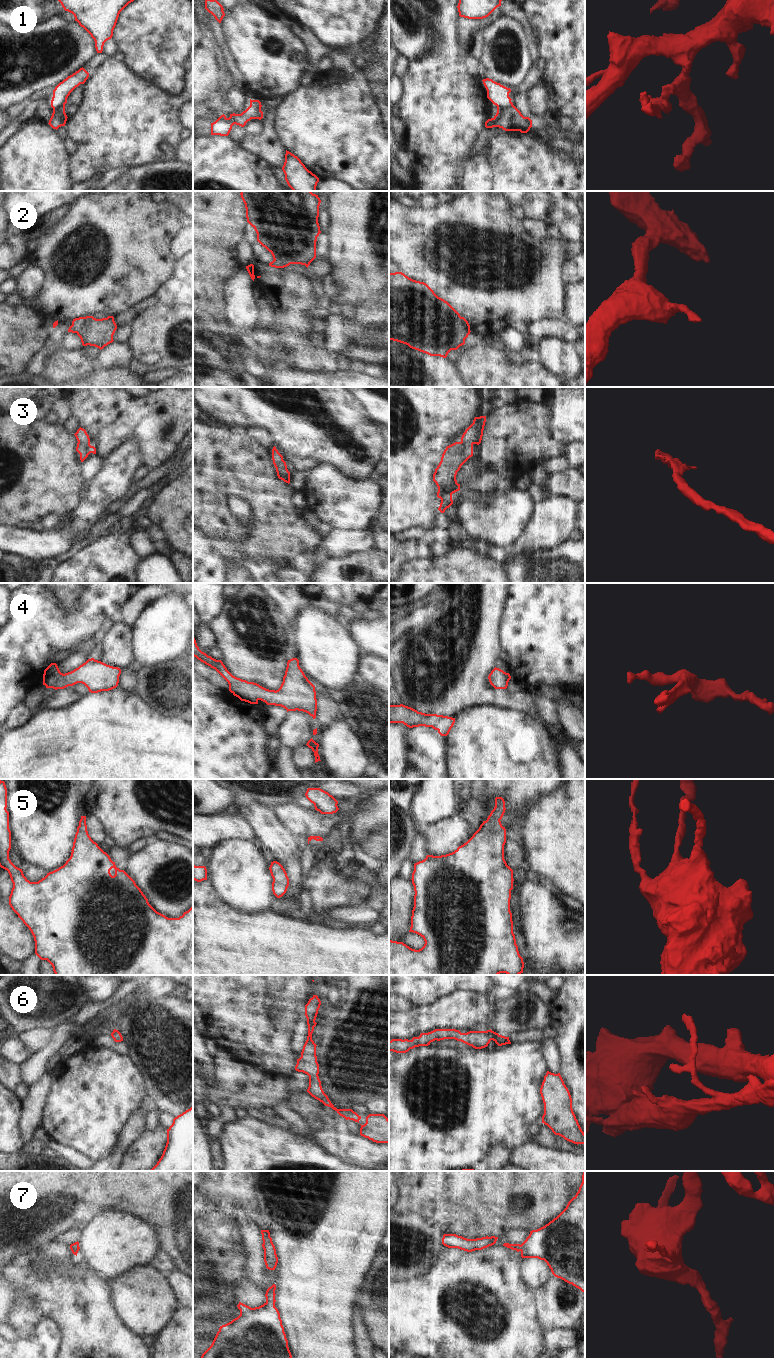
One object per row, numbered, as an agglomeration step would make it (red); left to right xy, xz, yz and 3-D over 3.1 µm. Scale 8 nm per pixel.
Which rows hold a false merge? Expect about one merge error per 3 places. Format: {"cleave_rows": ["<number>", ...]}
{"cleave_rows": ["1"]}

